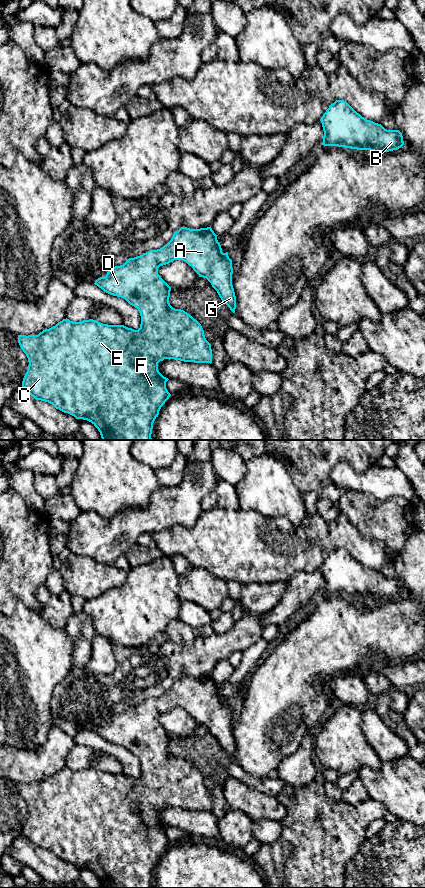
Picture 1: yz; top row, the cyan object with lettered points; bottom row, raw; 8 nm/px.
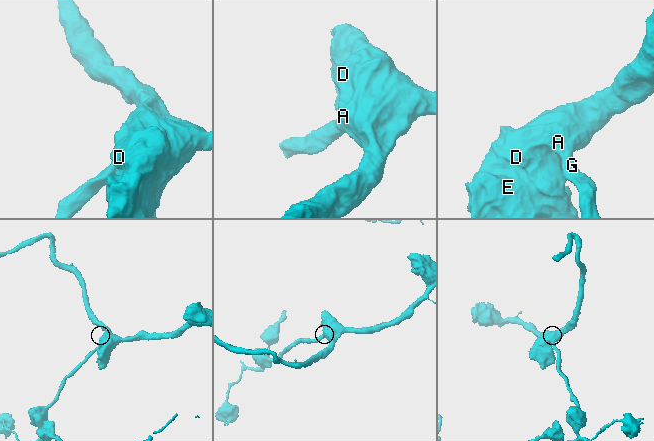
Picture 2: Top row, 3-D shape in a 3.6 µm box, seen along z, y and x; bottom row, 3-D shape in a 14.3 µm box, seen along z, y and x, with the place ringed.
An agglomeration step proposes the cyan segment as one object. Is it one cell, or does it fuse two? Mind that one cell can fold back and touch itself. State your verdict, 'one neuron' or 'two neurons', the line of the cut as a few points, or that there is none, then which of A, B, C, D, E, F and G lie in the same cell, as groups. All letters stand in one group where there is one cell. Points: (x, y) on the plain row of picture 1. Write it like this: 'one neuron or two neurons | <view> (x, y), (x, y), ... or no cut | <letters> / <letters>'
one neuron | no cut | A B C D E F G

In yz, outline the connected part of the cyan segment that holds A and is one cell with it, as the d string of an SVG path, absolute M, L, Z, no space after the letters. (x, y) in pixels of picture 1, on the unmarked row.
M211 674L200 677L181 675L162 696L129 706L123 713L113 715L105 725L95 729L94 732L104 740L121 745L138 757L141 764L138 778L124 773L103 772L93 767L73 770L66 766L38 783L18 783L18 791L29 810L22 835L36 848L48 850L76 867L91 870L100 880L102 888L152 888L153 871L171 844L166 836L169 827L159 820L158 811L164 807L212 811L211 792L206 788L201 772L184 758L170 753L171 735L158 722L158 716L174 708L186 710L199 725L211 731L221 748L235 761L232 708L228 700L222 700L217 684Z

